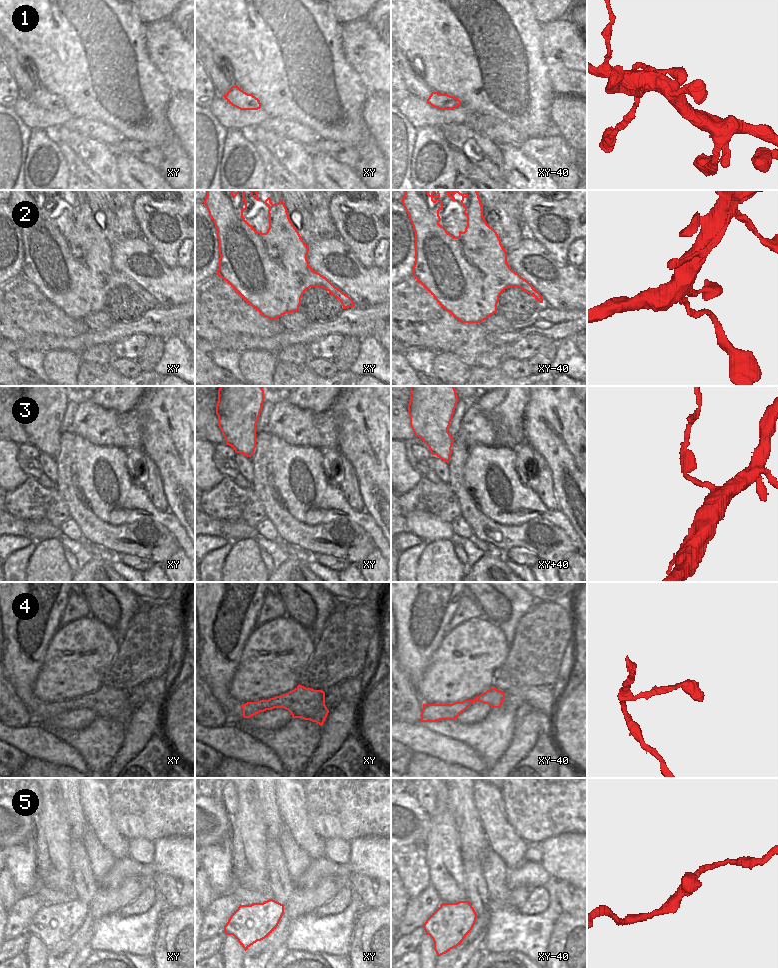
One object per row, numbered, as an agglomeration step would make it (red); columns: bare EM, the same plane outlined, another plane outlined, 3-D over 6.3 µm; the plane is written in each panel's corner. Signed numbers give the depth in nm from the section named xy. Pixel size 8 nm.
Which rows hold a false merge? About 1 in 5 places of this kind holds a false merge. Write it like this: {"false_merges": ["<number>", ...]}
{"false_merges": ["3"]}

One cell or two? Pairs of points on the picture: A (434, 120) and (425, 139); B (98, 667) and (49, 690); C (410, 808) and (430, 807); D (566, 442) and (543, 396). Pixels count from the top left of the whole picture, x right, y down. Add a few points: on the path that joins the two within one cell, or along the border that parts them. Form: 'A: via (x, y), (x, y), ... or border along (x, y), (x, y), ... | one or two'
A: border along (440, 127), (422, 126), (417, 128) | two
B: via (86, 667), (72, 667), (61, 678) | one
C: border along (412, 794), (429, 815) | two
D: via (560, 431), (555, 424), (552, 407) | one

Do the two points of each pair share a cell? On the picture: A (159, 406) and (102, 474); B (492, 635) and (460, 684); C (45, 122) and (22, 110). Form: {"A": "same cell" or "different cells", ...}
{"A": "different cells", "B": "same cell", "C": "same cell"}

